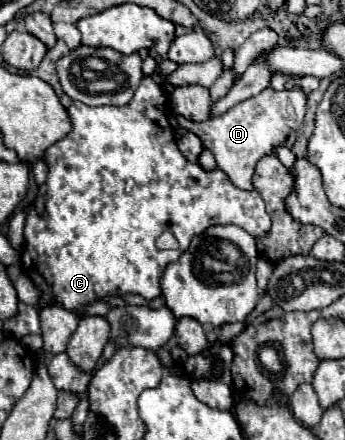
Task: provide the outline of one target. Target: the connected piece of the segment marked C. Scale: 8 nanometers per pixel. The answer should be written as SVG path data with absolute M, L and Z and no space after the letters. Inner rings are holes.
M145 76L133 96L133 100L121 108L115 108L115 106L87 106L87 104L81 104L81 102L73 102L69 108L67 108L69 116L71 116L71 124L73 124L73 130L59 142L55 142L51 148L45 150L43 154L43 162L47 164L49 172L47 172L47 204L45 204L45 214L43 216L37 216L37 212L31 208L29 210L29 216L27 216L27 224L25 224L25 232L23 232L23 238L25 238L25 248L23 248L23 270L25 274L33 280L33 284L43 292L43 298L41 298L41 304L37 308L45 308L49 304L55 304L57 306L63 306L75 314L79 314L81 308L85 308L87 304L93 304L97 302L99 298L105 298L105 296L121 296L121 294L139 294L143 296L145 300L153 300L153 298L159 298L161 296L161 276L163 276L163 270L167 268L169 262L175 262L179 260L179 256L189 248L189 242L193 236L205 232L209 226L225 226L225 224L235 224L239 228L245 228L251 236L259 238L259 236L265 236L271 228L271 218L269 214L265 212L265 202L261 198L261 194L257 190L239 190L237 186L233 186L233 182L225 176L225 172L221 172L221 168L213 168L213 170L203 170L197 162L189 162L177 148L177 142L175 142L175 134L171 130L171 124L169 124L169 116L171 116L171 104L169 104L169 98L165 96L163 92L163 86L157 84L151 76ZM163 232L171 232L177 240L179 240L179 248L175 252L159 252L157 250L157 238L163 234Z

